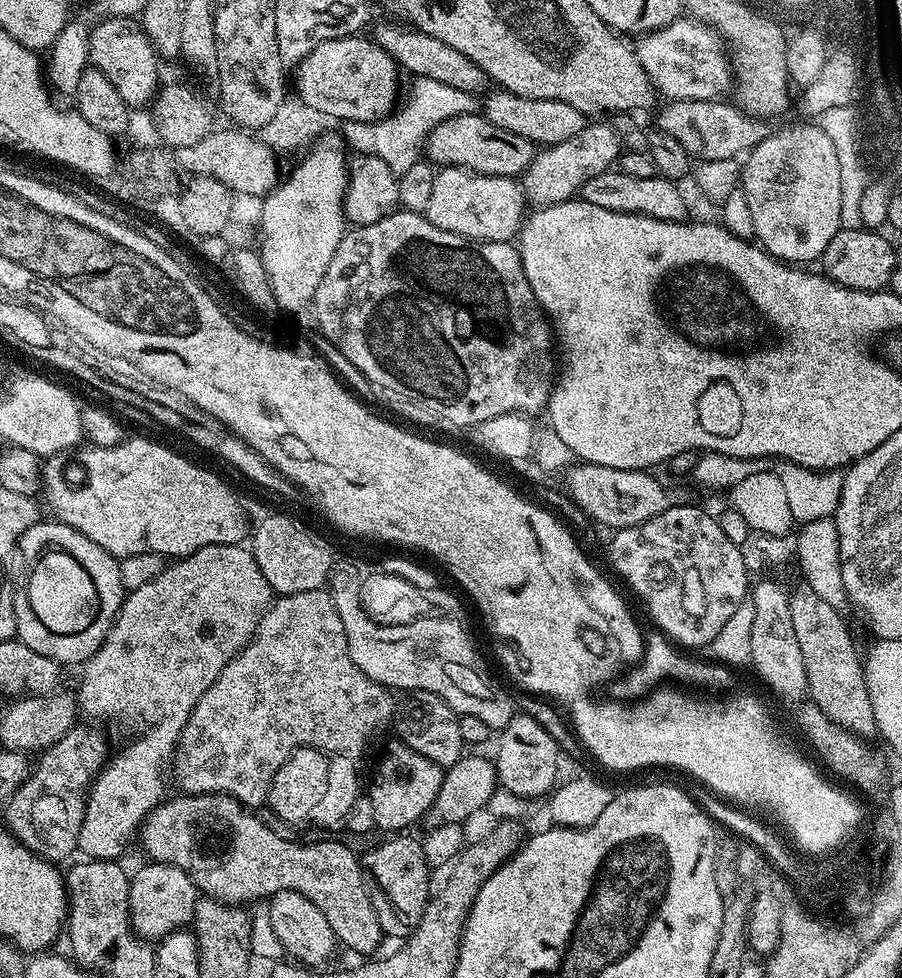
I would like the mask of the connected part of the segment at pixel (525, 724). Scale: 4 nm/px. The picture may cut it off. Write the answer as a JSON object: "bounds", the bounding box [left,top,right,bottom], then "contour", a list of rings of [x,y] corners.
{"bounds":[494,714,562,798],"contour":[[[514,714],[510,722],[499,729],[498,740],[499,736],[500,745],[496,748],[496,756],[494,755],[499,787],[521,798],[542,798],[551,793],[557,783],[556,771],[559,770],[562,760],[561,750],[554,738],[534,718],[523,714]]]}

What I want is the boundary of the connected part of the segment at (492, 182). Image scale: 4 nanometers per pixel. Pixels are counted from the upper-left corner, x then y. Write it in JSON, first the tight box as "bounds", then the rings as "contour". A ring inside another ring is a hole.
{"bounds":[422,166,526,244],"contour":[[[444,166],[437,171],[430,202],[422,215],[438,226],[438,230],[450,230],[450,234],[458,234],[467,240],[507,244],[517,239],[526,219],[524,208],[524,189],[519,179]]]}

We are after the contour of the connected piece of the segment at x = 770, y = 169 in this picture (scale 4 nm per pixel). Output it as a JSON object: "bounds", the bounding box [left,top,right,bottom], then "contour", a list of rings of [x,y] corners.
{"bounds":[740,123,842,266],"contour":[[[804,123],[808,124],[792,124],[789,128],[782,129],[781,132],[773,131],[762,142],[758,142],[751,152],[747,153],[740,174],[740,184],[746,194],[746,202],[750,206],[750,211],[754,213],[755,239],[765,252],[769,252],[776,259],[785,261],[792,266],[807,265],[809,263],[807,260],[819,261],[820,255],[826,250],[826,246],[830,246],[830,238],[834,238],[834,234],[840,231],[840,219],[842,218],[842,174],[838,170],[838,153],[834,150],[834,142],[830,142],[830,137],[820,129],[819,123]]]}

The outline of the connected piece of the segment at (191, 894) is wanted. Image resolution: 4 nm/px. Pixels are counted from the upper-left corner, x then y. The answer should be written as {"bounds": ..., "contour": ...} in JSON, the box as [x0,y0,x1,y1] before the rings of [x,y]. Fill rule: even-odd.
{"bounds":[128,862,198,942],"contour":[[[155,862],[145,865],[145,868],[137,870],[136,876],[134,872],[128,885],[128,917],[137,936],[156,942],[162,936],[191,925],[198,893],[182,870]]]}

